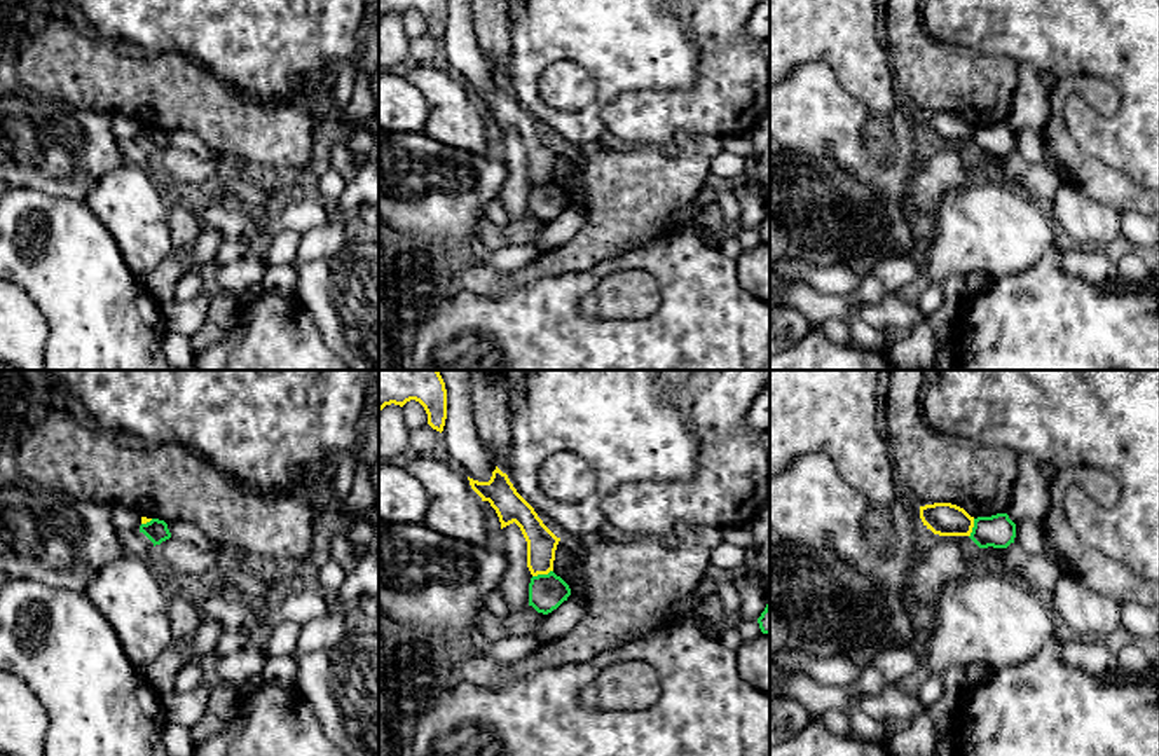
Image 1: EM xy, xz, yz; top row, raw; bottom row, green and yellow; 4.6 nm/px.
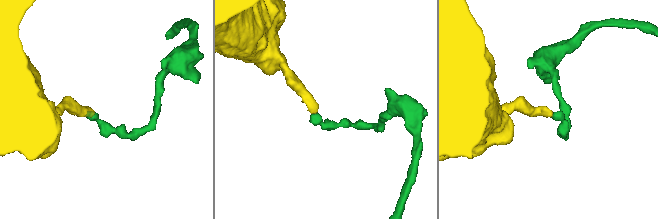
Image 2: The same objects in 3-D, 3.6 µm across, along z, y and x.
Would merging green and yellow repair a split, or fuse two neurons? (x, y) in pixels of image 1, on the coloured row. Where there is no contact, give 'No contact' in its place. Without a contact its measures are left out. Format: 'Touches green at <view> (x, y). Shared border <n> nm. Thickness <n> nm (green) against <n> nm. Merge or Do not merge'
Touches green at xz (541, 575). Shared border 100 nm. Thickness 170 nm (green) against 140 nm. Do not merge

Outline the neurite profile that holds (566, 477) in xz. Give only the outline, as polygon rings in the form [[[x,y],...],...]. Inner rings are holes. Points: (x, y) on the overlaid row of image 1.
[[[557,452],[546,459],[539,473],[543,492],[562,503],[576,503],[593,492],[595,470],[573,452]]]

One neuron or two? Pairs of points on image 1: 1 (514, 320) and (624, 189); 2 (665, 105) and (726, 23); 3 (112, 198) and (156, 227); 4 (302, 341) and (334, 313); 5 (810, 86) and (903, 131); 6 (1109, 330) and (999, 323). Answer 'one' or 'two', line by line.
1: two
2: one
3: one
4: two
5: one
6: one

